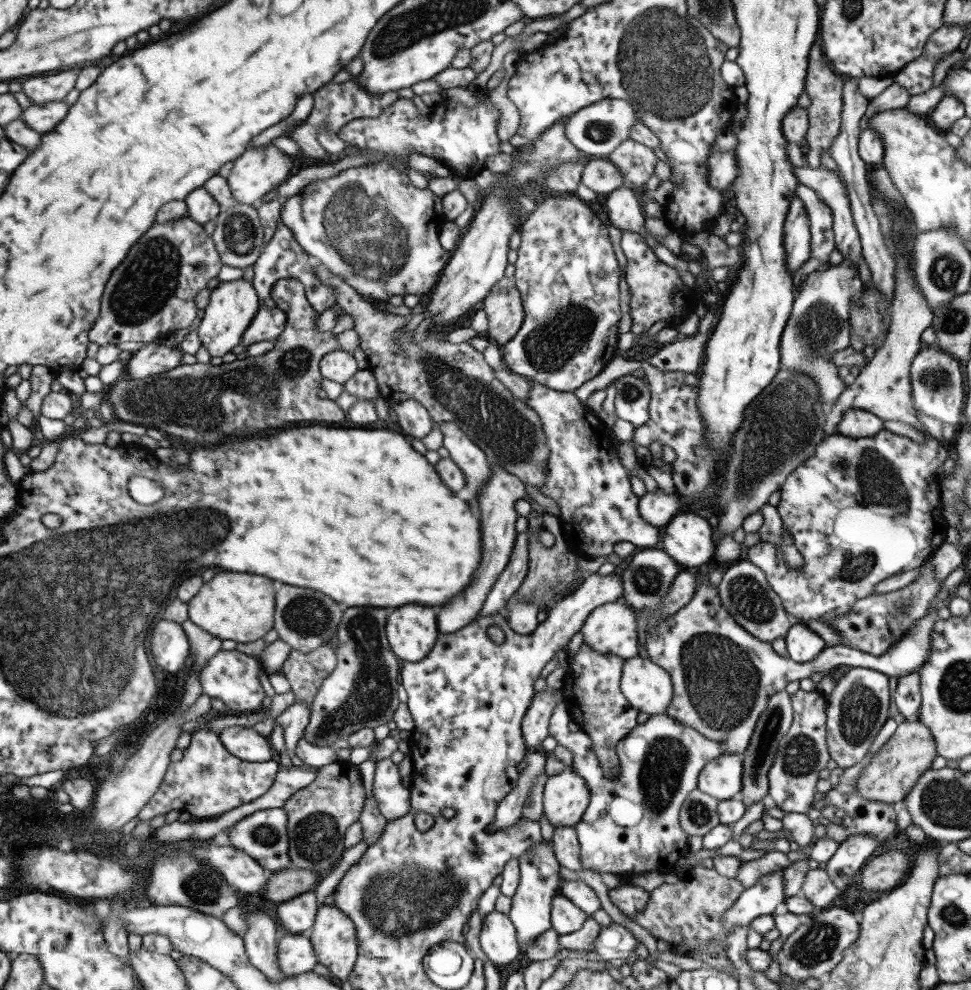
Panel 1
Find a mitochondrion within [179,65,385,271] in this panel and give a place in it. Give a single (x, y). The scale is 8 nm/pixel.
(239, 235)

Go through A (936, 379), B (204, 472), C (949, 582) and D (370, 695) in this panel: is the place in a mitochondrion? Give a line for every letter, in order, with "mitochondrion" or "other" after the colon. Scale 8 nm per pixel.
A: mitochondrion
B: other
C: other
D: mitochondrion

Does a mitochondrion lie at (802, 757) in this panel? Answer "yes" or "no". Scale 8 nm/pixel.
yes

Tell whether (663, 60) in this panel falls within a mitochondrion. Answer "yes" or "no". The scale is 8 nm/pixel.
yes

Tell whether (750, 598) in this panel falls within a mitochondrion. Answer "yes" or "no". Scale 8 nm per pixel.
yes

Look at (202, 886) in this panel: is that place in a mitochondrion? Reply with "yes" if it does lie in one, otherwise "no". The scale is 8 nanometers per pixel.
yes

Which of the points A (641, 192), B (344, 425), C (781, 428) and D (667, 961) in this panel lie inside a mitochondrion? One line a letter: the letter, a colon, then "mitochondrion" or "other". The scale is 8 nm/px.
A: other
B: other
C: mitochondrion
D: other

